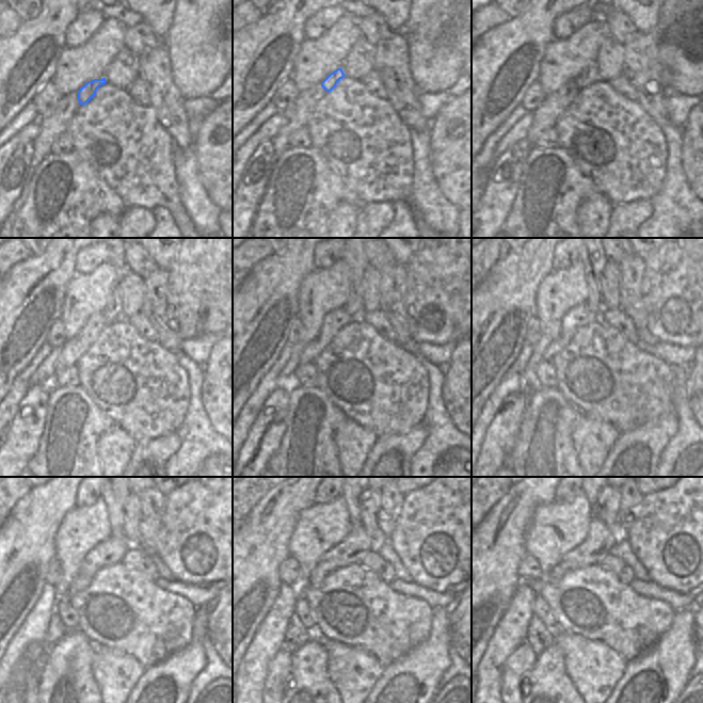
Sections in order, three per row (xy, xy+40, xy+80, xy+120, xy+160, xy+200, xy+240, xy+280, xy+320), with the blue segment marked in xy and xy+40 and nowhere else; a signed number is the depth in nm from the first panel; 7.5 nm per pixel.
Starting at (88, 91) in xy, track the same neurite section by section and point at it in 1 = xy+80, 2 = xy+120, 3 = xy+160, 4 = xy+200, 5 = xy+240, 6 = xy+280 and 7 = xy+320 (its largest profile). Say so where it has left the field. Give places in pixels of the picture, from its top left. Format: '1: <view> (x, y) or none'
1: xy+80 (589, 76)
2: xy+120 (113, 312)
3: xy+160 (355, 259)
4: xy+200 (594, 259)
5: xy+240 (114, 498)
6: xy+280 (352, 498)
7: xy+320 (591, 498)

